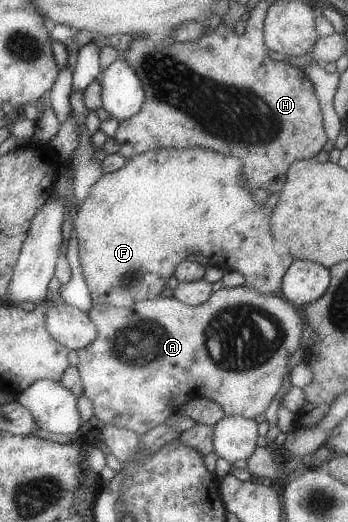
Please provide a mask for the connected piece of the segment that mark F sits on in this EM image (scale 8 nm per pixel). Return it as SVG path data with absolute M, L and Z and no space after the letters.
M160 148L144 152L142 155L130 158L126 164L113 173L104 174L89 190L89 194L85 196L85 200L79 204L77 212L72 215L68 230L76 232L76 238L79 247L79 258L81 270L84 280L88 286L91 302L96 304L107 304L115 308L130 307L133 303L142 300L153 300L161 294L161 290L165 290L165 282L169 280L169 276L173 274L173 266L177 264L169 264L169 262L181 262L185 258L185 240L187 240L187 252L191 254L203 254L207 258L211 258L218 268L221 268L225 273L237 270L246 277L245 283L249 288L258 290L263 294L281 294L282 279L285 278L286 272L289 270L294 258L290 252L278 254L275 250L275 239L271 232L272 209L267 208L265 204L255 202L253 194L241 186L242 179L242 160L239 157L225 156L213 150L206 148Z

